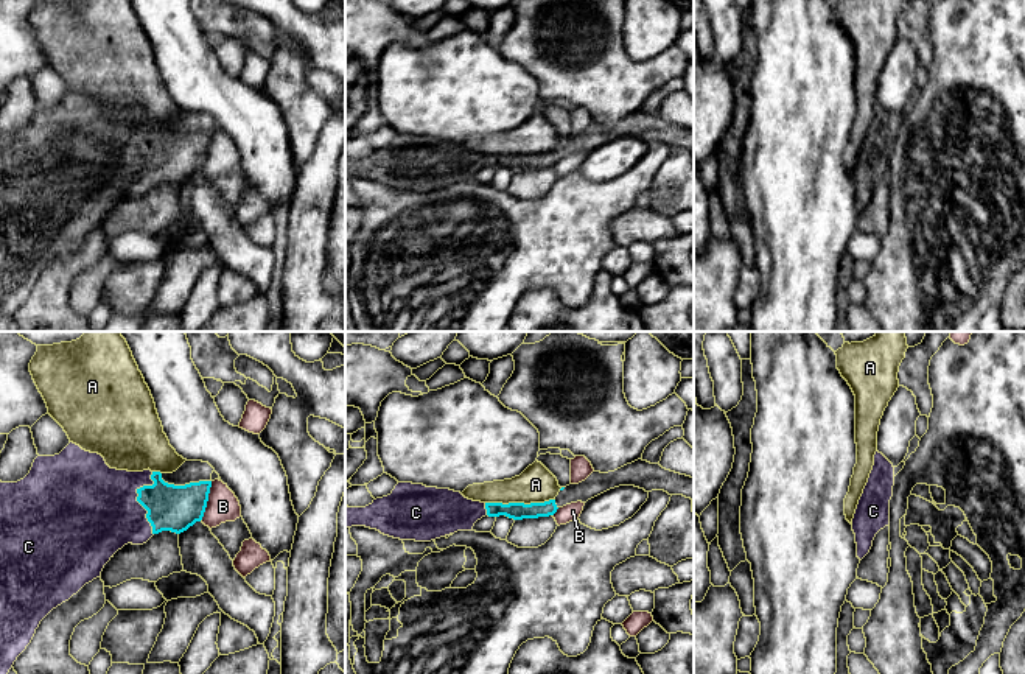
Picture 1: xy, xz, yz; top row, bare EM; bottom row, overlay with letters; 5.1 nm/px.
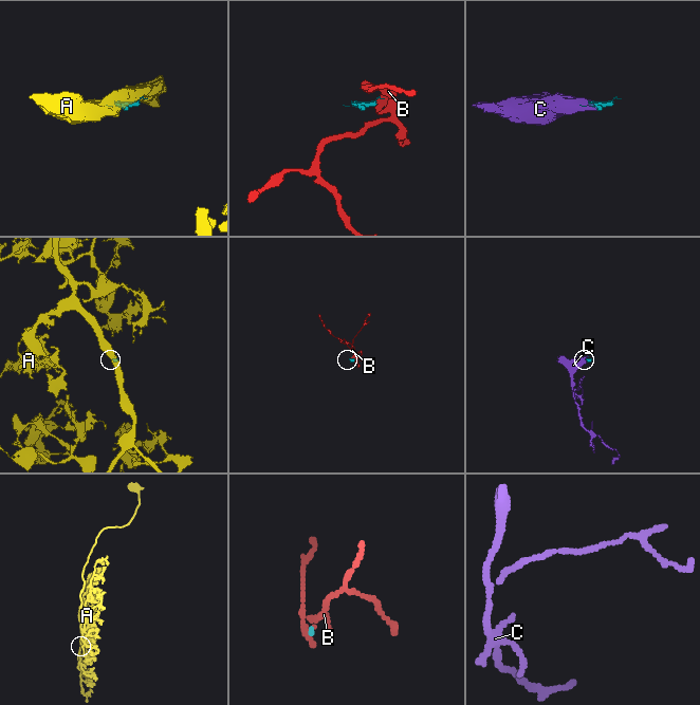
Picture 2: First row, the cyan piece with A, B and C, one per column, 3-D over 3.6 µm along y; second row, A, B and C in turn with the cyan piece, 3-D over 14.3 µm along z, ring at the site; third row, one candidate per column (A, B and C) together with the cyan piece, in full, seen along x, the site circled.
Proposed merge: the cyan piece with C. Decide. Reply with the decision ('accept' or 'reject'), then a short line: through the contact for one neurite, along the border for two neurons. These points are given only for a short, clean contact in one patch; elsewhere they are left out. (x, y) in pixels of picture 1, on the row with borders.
accept

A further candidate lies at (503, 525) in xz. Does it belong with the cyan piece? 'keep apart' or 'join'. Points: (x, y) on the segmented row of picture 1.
keep apart

